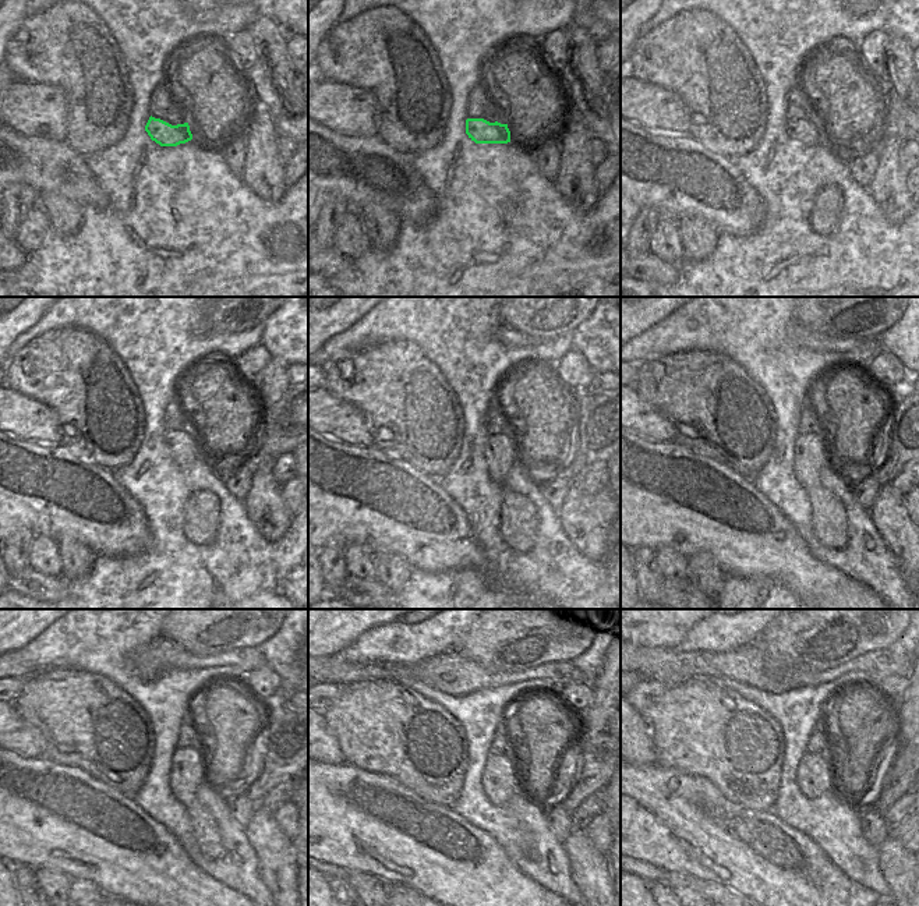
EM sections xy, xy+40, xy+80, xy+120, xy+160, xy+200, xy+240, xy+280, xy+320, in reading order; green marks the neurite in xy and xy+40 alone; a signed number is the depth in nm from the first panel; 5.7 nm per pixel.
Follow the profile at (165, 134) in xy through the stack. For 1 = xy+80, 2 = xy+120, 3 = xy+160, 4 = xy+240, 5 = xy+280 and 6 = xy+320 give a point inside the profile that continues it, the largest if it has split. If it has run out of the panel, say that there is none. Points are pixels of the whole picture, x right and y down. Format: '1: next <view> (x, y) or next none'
1: next xy+80 (809, 134)
2: next xy+120 (184, 448)
3: next xy+160 (499, 452)
4: next xy+240 (187, 767)
5: next xy+280 (501, 777)
6: next xy+320 (815, 775)

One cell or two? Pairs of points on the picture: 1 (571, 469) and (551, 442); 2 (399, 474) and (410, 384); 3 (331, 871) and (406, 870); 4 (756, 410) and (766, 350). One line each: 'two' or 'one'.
1: two
2: two
3: two
4: two

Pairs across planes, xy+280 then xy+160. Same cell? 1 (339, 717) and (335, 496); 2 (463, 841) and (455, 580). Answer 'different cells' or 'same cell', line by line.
1: different cells
2: different cells

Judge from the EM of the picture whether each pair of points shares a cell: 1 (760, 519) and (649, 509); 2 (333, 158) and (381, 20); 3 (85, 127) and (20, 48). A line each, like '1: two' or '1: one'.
1: one
2: two
3: one

